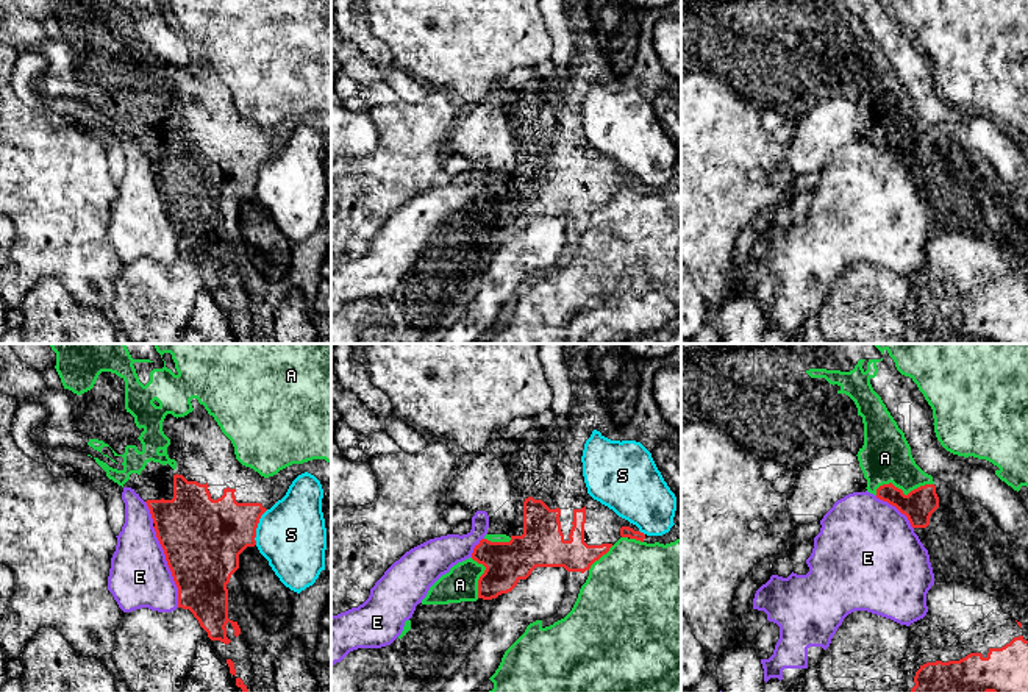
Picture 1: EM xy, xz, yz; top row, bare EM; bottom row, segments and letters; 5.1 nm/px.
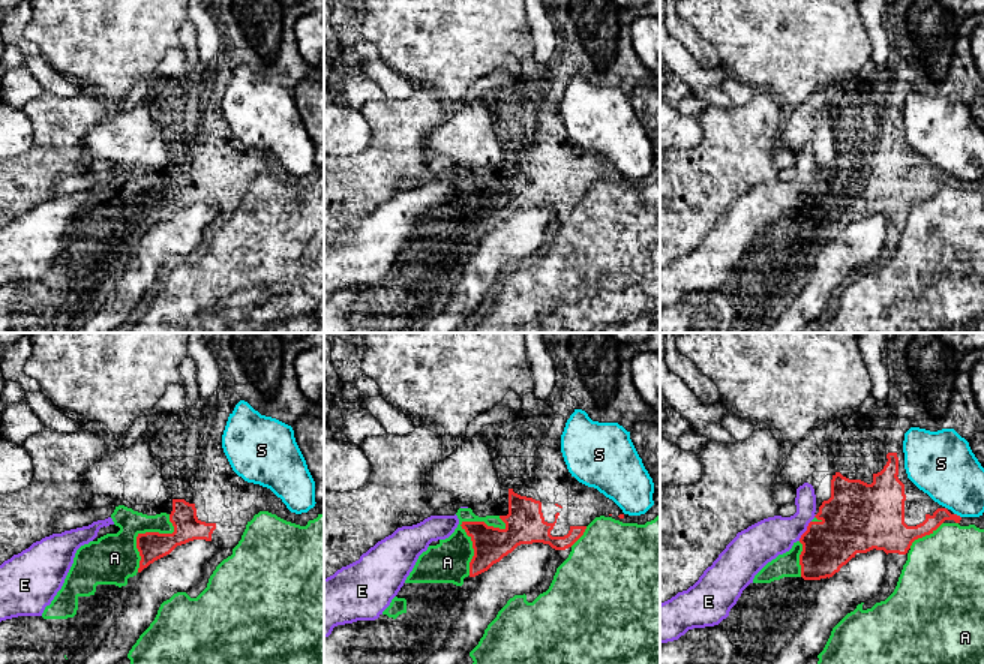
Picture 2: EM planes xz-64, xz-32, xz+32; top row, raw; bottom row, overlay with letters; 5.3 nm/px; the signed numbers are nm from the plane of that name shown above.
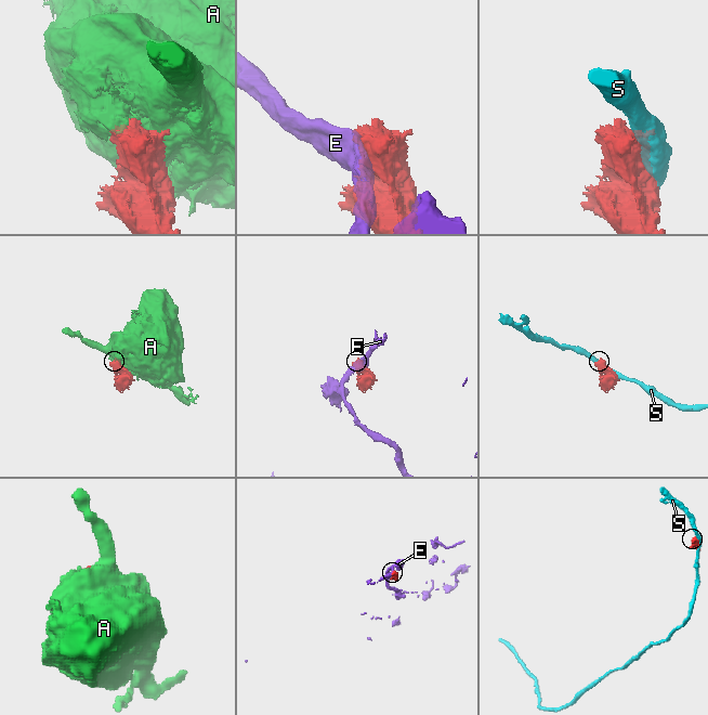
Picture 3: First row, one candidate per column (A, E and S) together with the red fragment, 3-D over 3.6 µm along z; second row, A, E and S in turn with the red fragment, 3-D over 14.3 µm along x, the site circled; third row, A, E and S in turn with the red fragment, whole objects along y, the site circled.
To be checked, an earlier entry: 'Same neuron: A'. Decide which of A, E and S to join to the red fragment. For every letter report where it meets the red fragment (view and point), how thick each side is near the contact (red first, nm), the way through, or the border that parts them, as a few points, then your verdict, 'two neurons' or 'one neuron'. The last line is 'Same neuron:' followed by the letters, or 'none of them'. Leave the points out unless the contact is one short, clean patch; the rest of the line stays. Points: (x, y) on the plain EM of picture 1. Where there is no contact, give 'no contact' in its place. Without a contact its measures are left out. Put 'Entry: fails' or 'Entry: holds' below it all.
A: yz (902, 141) | 160/260 nm | two neurons
E: xy (169, 217) | 420/320 nm | two neurons
S: xy (256, 177) | 360/360 nm | two neurons
Same neuron: none of them
Entry: fails

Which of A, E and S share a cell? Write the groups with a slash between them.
A / E / S

